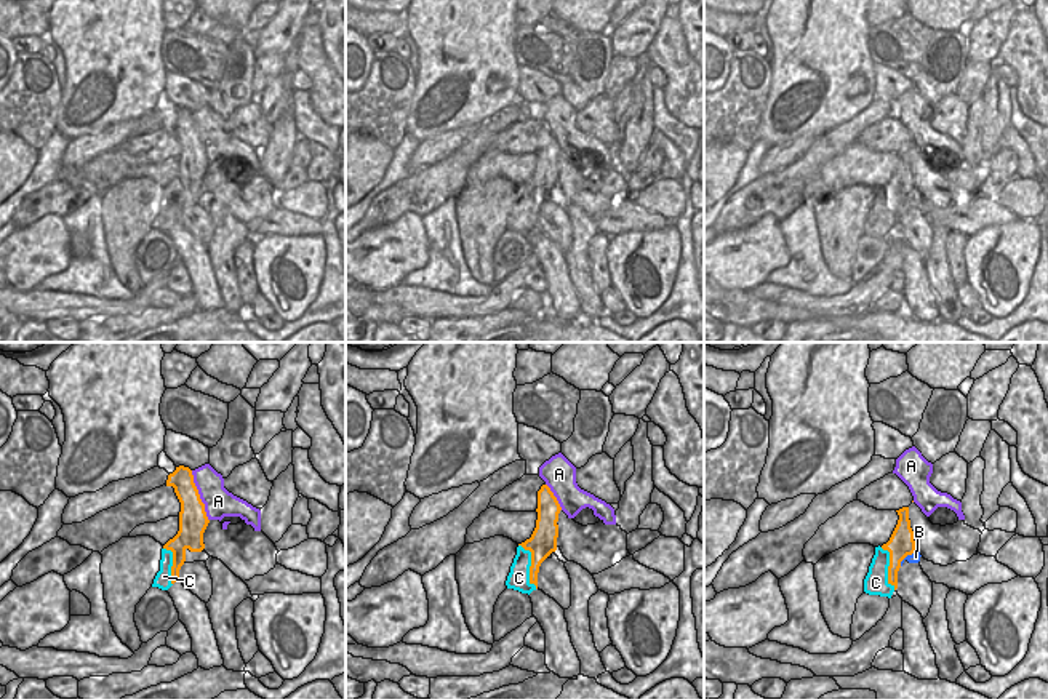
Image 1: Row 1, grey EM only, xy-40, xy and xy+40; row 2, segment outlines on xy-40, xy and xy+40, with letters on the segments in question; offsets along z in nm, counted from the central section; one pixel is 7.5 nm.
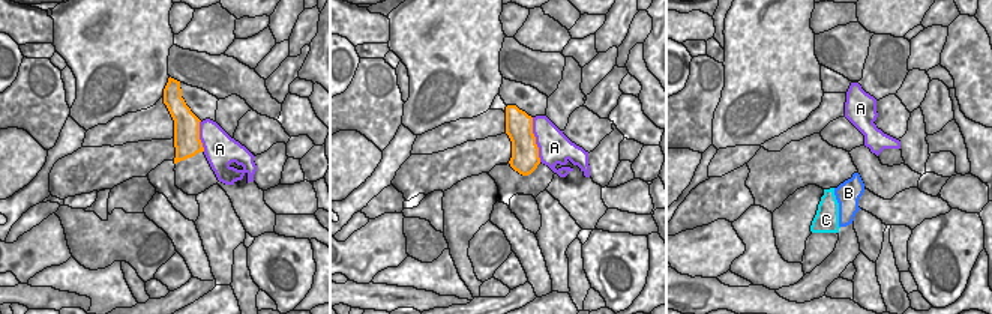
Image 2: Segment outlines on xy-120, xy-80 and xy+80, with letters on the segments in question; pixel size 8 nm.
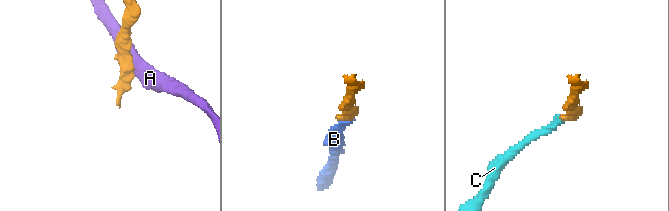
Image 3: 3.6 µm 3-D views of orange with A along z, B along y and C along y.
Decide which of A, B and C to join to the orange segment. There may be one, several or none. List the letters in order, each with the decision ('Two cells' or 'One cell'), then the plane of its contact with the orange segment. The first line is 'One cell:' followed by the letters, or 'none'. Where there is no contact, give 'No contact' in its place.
One cell: B
A: Two cells. Touches orange in xy-40
B: One cell. Touches orange in xy+40
C: Two cells. Touches orange in xy.

